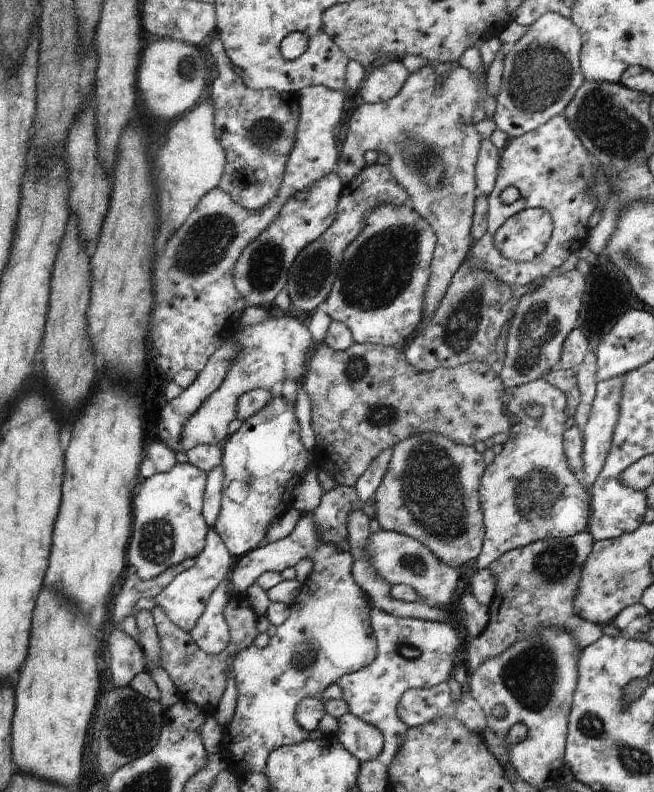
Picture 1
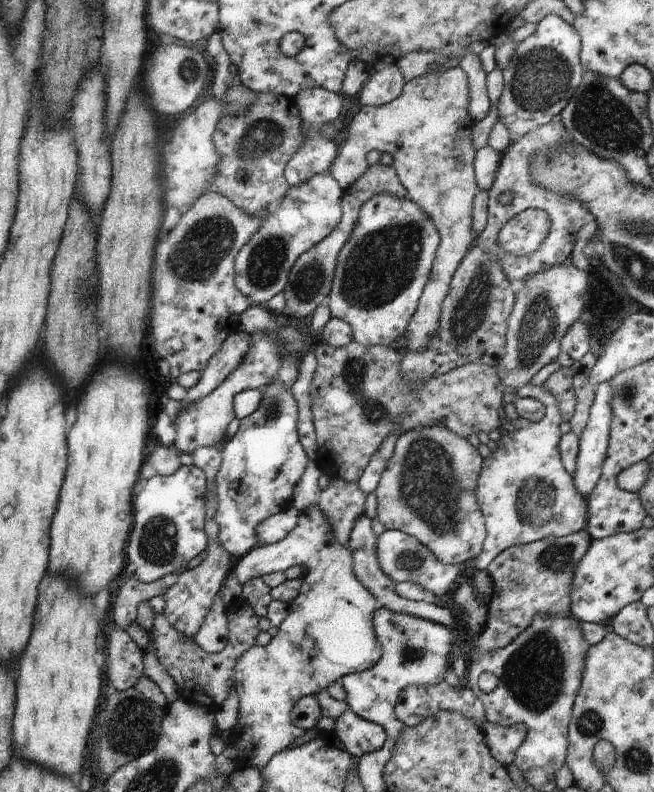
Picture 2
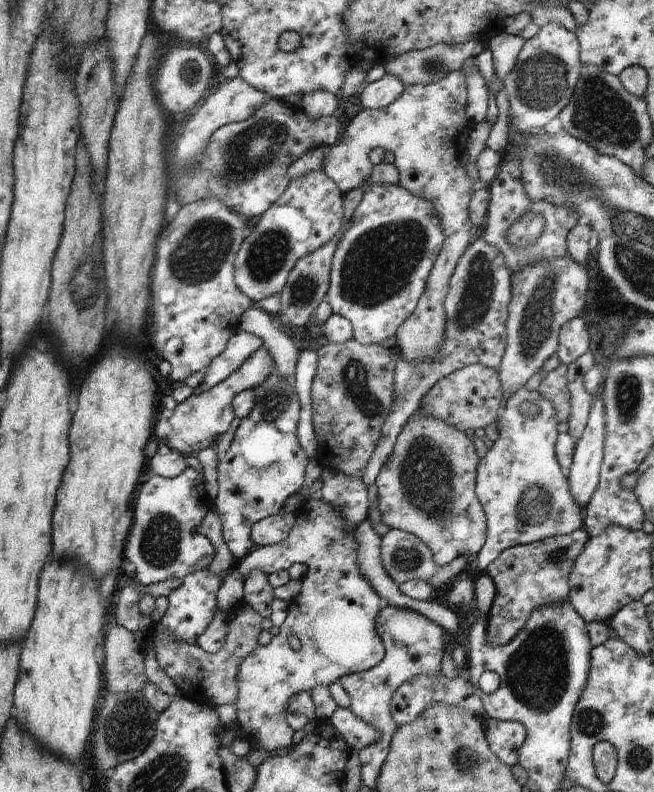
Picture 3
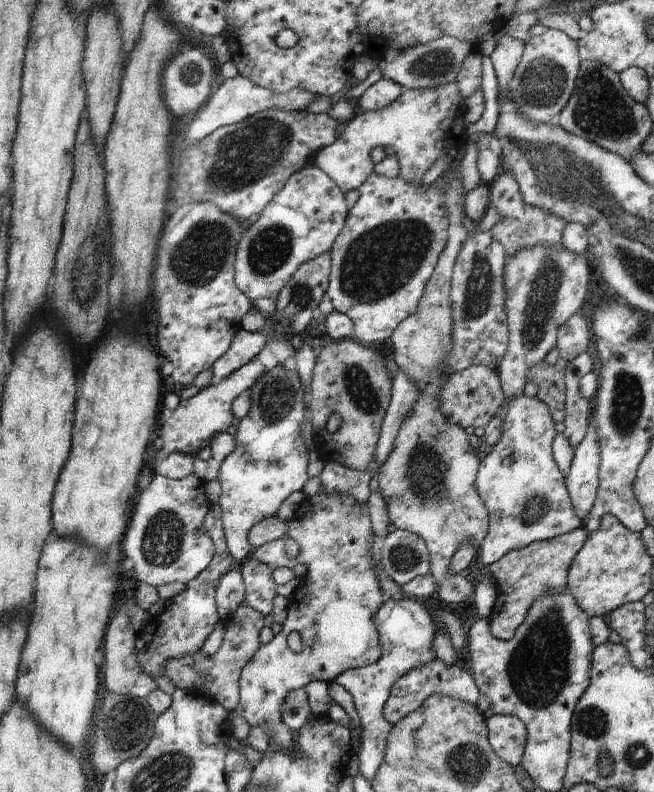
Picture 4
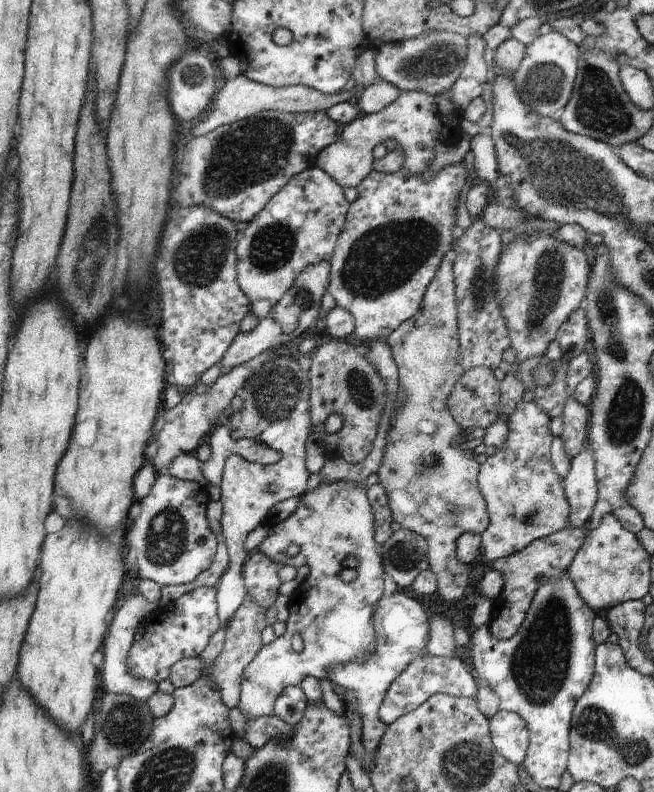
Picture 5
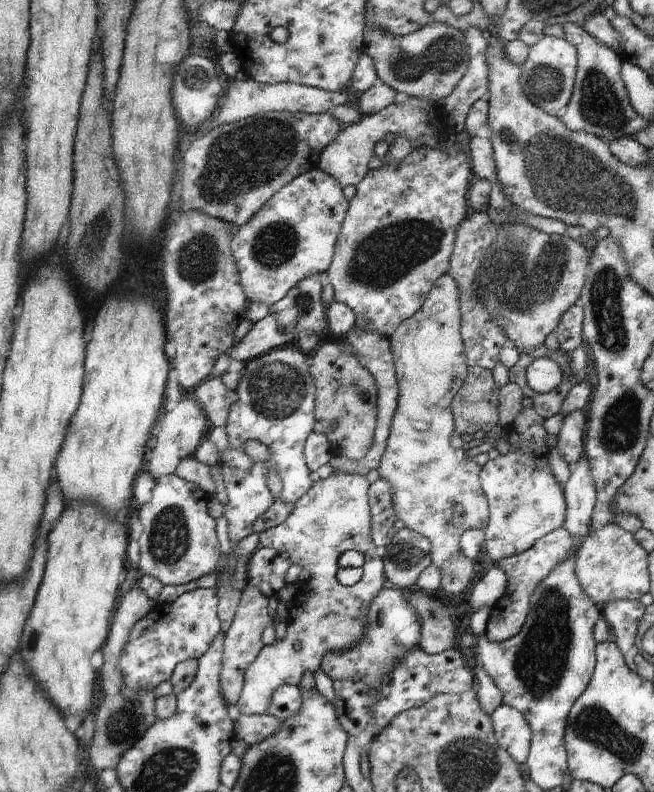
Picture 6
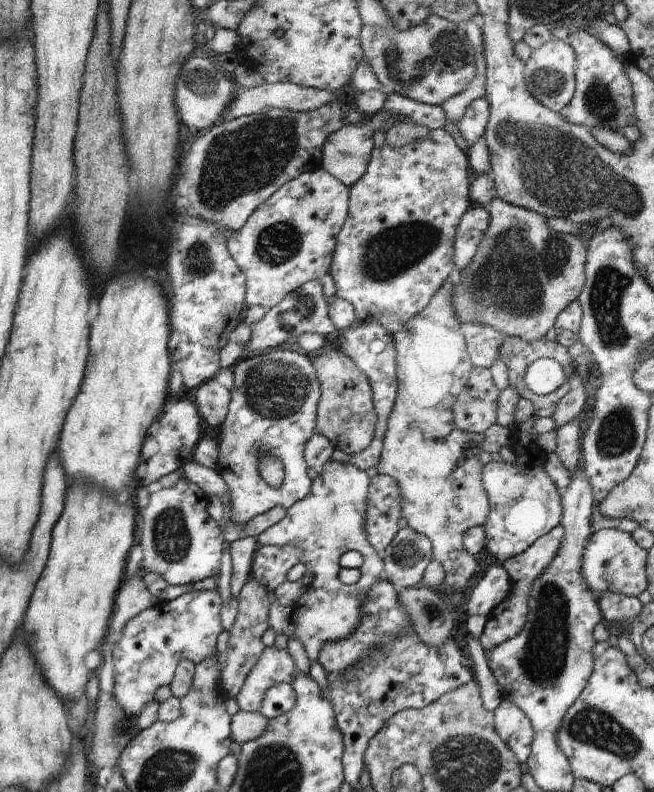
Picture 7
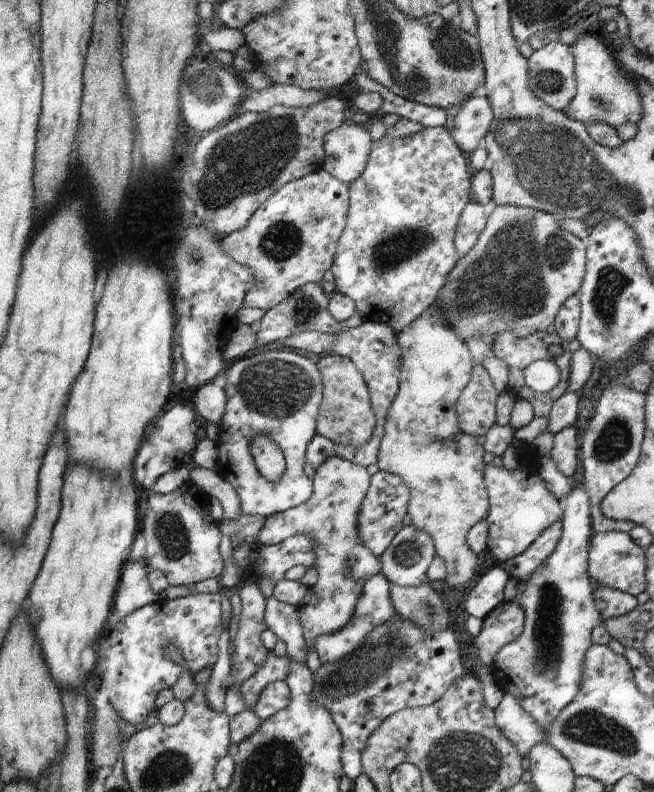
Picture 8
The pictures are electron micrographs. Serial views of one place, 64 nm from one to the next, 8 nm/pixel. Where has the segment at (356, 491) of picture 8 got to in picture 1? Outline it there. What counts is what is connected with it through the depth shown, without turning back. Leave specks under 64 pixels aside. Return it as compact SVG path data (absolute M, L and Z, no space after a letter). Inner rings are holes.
M313 512L303 513L298 519L294 530L282 540L271 542L260 548L256 547L244 556L234 561L230 572L230 584L244 592L252 586L258 576L267 570L280 571L291 565L298 564L300 560L310 560L312 572L301 586L301 593L291 604L291 614L284 624L277 626L276 634L270 637L268 646L258 648L252 644L238 652L232 662L232 674L237 686L237 704L232 722L223 727L223 736L220 738L222 752L226 752L228 766L235 774L248 772L264 773L268 756L277 748L305 741L308 731L296 722L295 714L301 700L304 698L319 698L330 684L334 684L342 676L362 670L372 664L377 653L377 640L373 634L370 615L375 609L370 596L356 584L352 576L354 559L349 552L345 552L335 543L322 542L320 532L316 530L316 520Z

